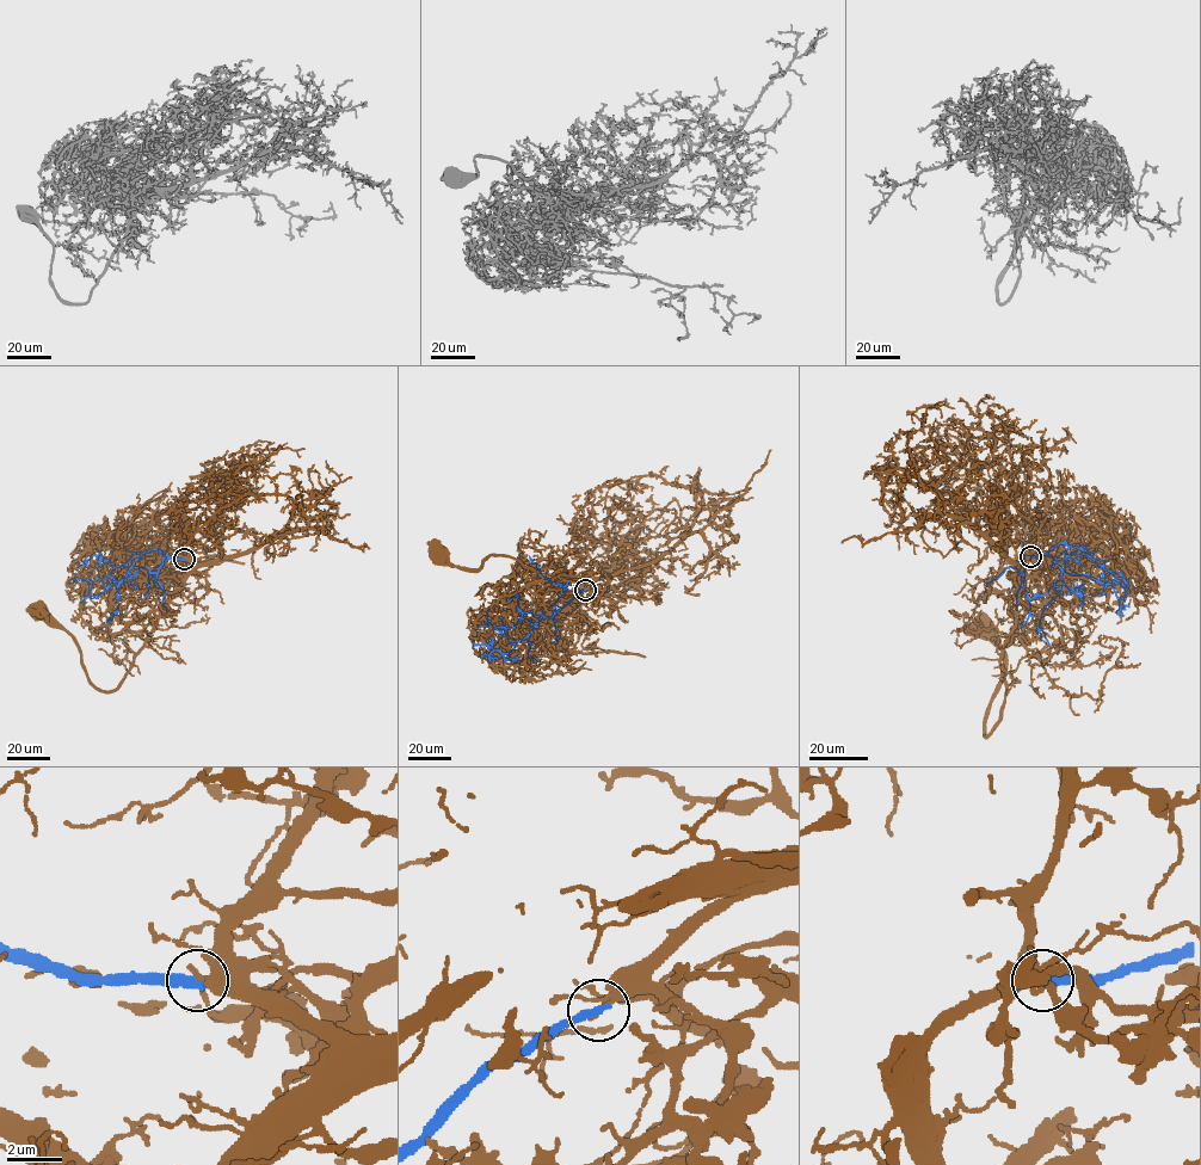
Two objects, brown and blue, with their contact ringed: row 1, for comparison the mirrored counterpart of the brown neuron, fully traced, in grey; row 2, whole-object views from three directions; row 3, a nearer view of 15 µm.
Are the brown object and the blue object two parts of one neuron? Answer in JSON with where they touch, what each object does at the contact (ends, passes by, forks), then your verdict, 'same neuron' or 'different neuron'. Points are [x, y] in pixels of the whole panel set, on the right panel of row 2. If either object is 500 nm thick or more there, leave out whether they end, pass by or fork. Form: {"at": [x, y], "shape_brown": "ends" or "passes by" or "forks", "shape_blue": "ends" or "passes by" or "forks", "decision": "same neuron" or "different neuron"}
{"at": [1030, 556], "shape_brown": "ends", "shape_blue": "ends", "decision": "different neuron"}

